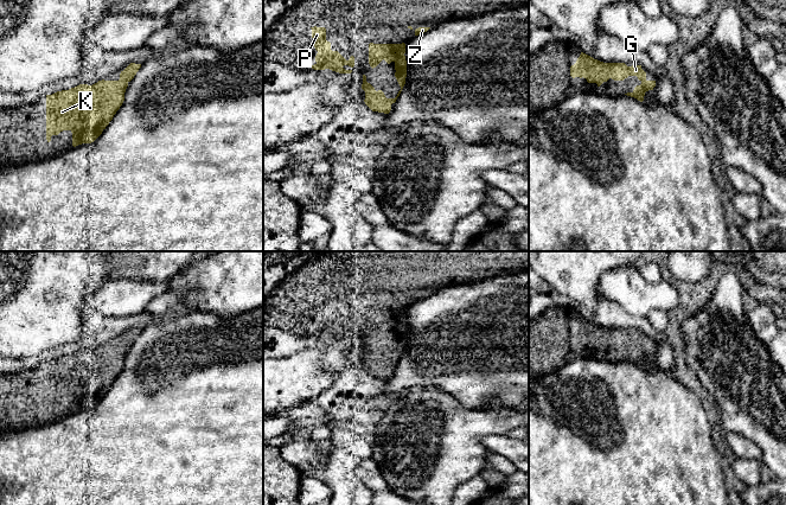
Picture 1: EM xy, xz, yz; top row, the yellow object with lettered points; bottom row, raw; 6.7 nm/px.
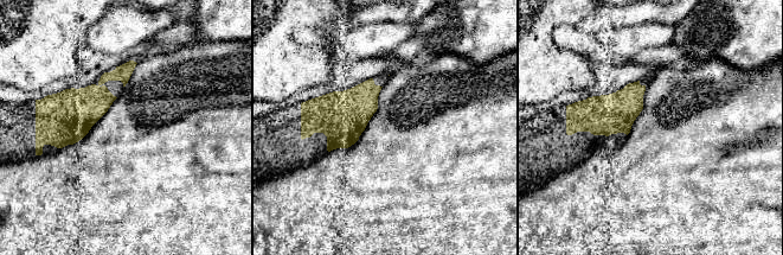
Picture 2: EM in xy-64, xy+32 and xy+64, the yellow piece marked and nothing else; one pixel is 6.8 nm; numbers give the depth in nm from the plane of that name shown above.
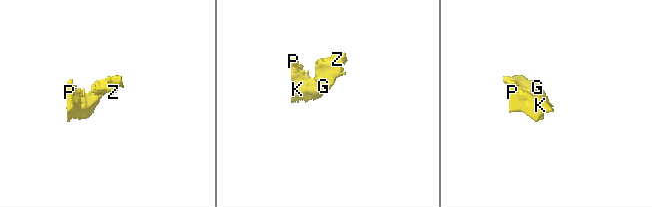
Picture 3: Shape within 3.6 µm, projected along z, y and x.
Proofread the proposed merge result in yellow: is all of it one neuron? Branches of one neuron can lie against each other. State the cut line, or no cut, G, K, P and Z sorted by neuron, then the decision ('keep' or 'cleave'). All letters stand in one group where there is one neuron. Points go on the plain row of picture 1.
no cut | G K P Z | keep

